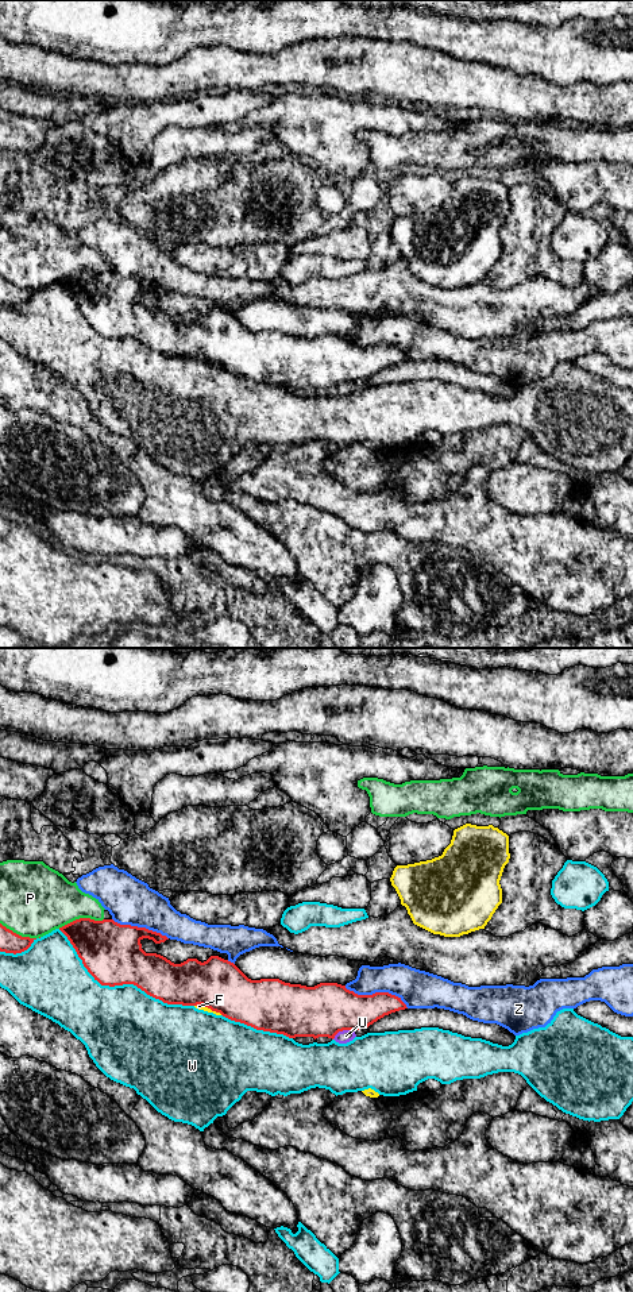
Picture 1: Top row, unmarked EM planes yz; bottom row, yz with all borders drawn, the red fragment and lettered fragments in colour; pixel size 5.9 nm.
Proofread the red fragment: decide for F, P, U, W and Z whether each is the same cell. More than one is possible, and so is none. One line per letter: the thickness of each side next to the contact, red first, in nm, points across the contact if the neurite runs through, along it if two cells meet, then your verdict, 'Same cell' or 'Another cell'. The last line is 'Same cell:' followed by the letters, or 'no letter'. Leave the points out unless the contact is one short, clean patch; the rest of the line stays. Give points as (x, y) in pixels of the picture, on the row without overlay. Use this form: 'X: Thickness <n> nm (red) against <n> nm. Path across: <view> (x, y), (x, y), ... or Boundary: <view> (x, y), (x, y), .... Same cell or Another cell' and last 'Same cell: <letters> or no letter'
F: Thickness 300 nm (red) against 30 nm. Another cell
P: Thickness 340 nm (red) against 380 nm. Another cell
U: Thickness 320 nm (red) against 80 nm. Boundary: yz (354, 382), (340, 382), (332, 390). Another cell
W: Thickness 360 nm (red) against 480 nm. Another cell
Z: Thickness 260 nm (red) against 220 nm. Another cell
Same cell: no letter

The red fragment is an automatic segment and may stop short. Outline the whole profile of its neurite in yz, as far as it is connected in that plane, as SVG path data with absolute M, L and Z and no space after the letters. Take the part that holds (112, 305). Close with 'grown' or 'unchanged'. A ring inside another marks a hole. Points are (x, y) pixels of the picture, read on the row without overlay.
M76 271L59 282L67 289L84 319L101 338L134 336L147 347L167 356L202 356L223 369L251 378L256 382L283 386L289 390L335 390L339 383L368 379L391 365L408 360L401 350L389 344L358 347L337 335L320 335L314 339L285 335L279 331L248 331L233 315L211 308L201 315L188 311L174 316L157 305L142 301L143 290L155 296L169 292L161 285L113 271Z | unchanged

